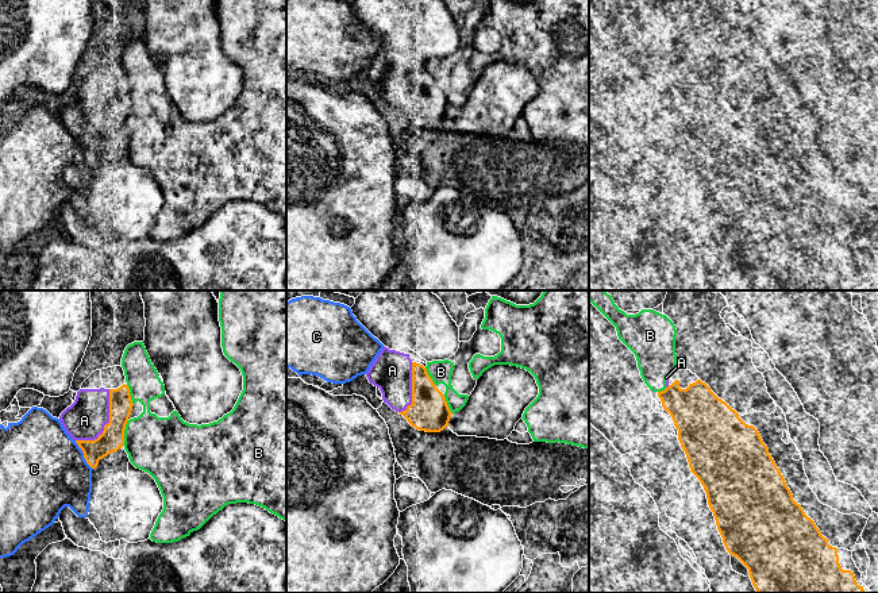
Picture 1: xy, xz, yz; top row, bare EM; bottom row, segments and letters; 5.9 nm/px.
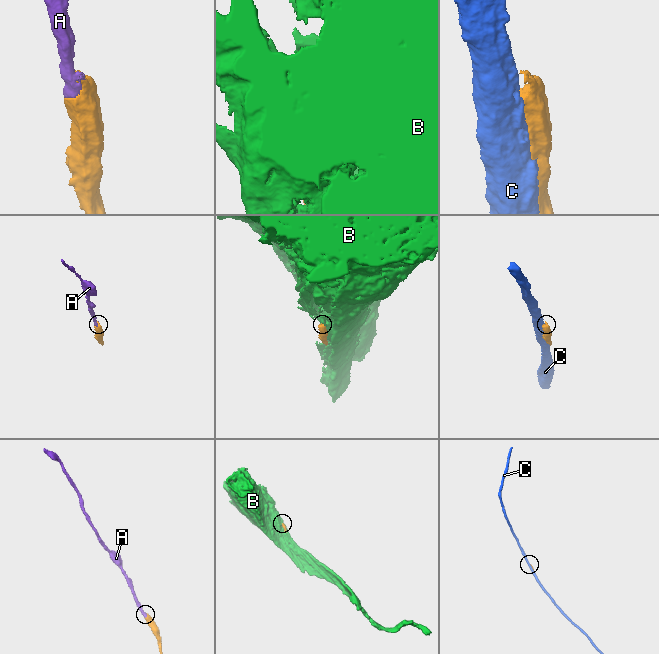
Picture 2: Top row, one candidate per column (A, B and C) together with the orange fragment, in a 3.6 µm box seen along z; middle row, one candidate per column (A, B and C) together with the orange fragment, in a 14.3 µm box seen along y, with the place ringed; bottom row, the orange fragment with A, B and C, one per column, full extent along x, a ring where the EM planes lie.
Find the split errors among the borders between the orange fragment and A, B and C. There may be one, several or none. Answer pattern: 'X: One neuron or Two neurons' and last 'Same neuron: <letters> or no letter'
A: One neuron
B: Two neurons
C: Two neurons
Same neuron: A

